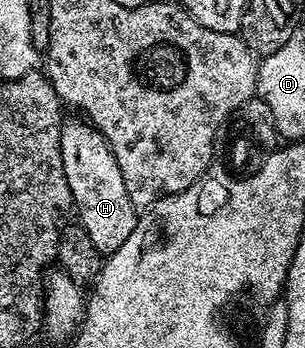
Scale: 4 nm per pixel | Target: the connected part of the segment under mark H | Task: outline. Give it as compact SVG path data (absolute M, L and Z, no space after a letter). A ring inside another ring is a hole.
M64 120L61 131L61 159L65 163L65 179L69 183L69 191L74 208L79 208L78 224L89 235L93 247L101 255L109 255L133 235L133 227L137 220L135 204L129 199L129 191L125 191L125 179L121 179L121 167L117 167L117 159L103 138L100 129L95 128L90 120Z

